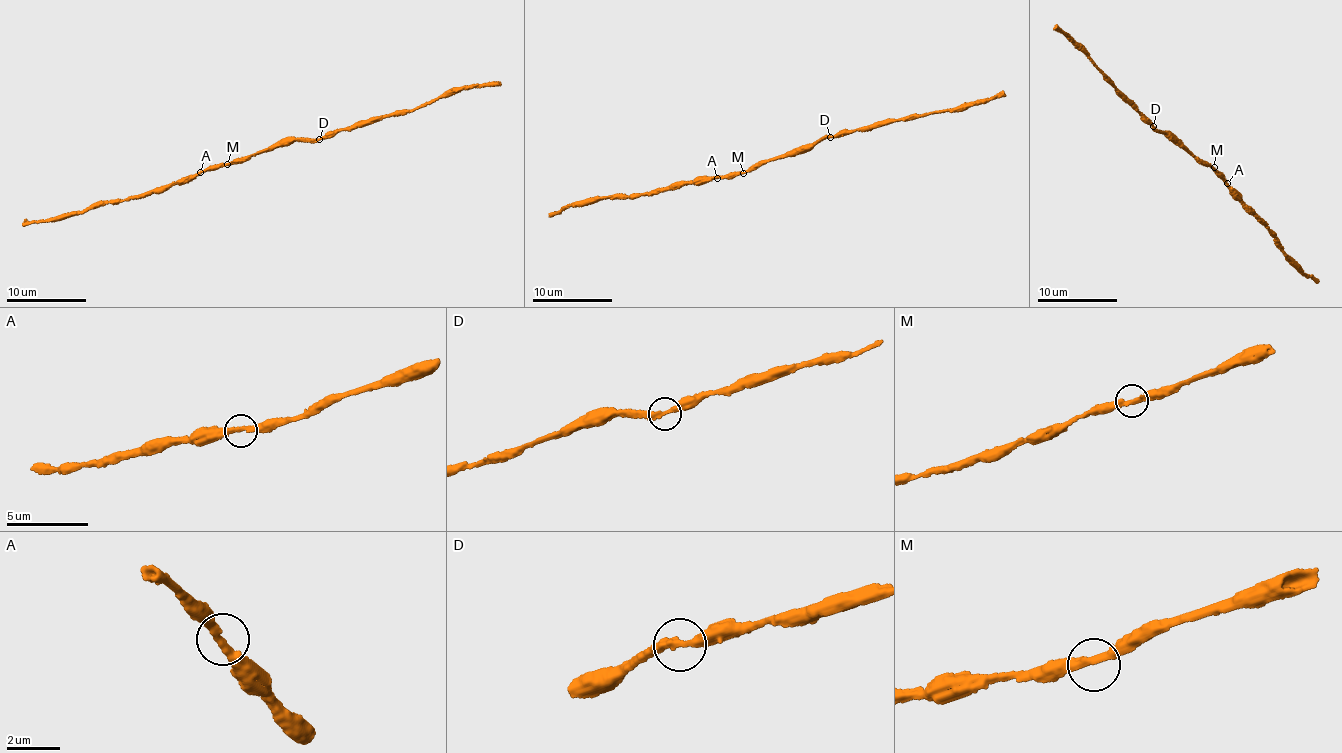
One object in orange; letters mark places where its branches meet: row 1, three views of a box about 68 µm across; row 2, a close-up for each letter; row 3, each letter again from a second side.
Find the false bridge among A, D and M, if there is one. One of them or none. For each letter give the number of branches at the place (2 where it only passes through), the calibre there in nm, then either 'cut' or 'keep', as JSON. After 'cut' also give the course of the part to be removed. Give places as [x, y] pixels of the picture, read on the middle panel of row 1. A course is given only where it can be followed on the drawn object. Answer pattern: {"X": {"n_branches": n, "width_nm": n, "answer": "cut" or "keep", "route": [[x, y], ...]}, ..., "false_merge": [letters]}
{"A": {"n_branches": 2, "width_nm": 320, "answer": "keep"}, "D": {"n_branches": 2, "width_nm": 320, "answer": "keep"}, "M": {"n_branches": 2, "width_nm": 320, "answer": "keep"}, "false_merge": []}

